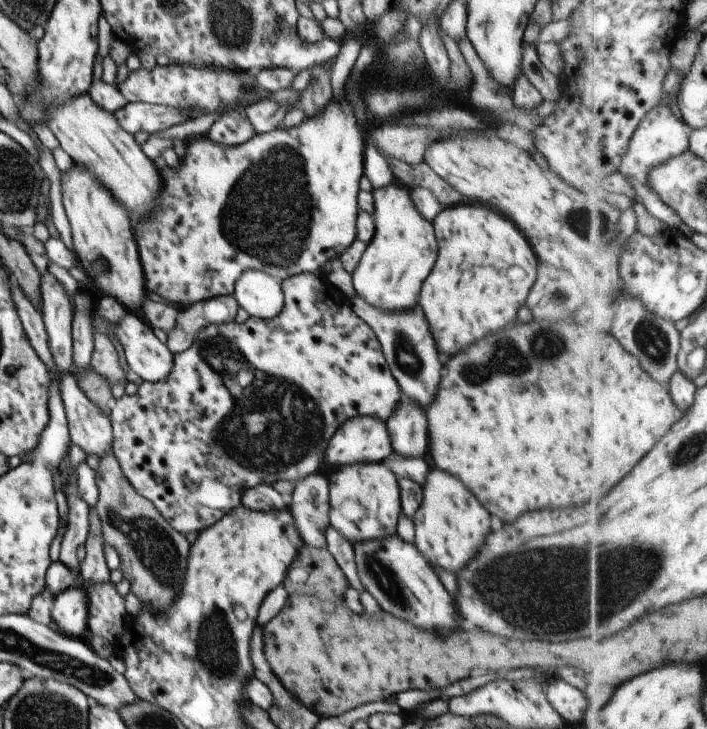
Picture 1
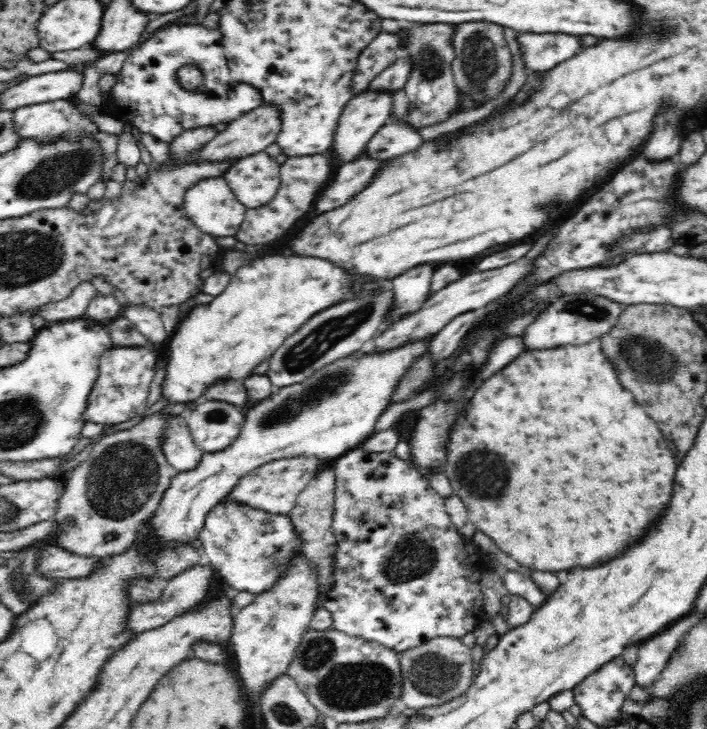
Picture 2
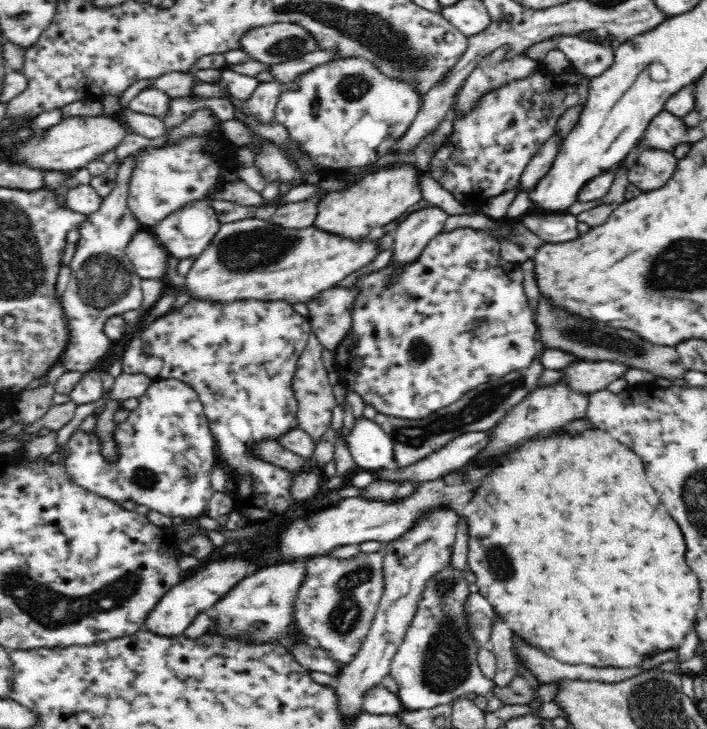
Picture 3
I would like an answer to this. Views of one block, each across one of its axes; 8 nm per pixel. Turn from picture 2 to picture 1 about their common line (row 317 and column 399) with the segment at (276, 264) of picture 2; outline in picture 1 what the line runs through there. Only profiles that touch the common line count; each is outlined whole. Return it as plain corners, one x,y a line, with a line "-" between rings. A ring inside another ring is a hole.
392,182
370,191
373,197
374,233
353,270
351,284
355,295
385,312
417,309
419,286
435,262
435,240
431,221
425,220
409,196
409,189

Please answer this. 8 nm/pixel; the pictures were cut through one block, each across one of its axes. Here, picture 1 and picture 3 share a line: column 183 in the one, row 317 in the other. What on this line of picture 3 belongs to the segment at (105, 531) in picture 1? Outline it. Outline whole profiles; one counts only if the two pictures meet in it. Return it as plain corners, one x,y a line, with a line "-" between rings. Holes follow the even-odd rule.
543,296
540,298
535,321
539,330
538,342
545,343
547,348
564,348
562,351
568,350
588,361
622,361
632,365
632,368
650,370
658,377
664,378
683,378
687,371
675,347
656,346
638,339
628,330
616,330
594,320
576,320
565,312
553,310

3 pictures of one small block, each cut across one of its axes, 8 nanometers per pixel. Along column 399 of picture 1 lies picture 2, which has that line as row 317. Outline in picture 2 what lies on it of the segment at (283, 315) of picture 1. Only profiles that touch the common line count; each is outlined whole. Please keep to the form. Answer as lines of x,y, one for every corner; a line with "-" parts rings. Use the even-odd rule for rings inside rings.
422,264
394,280
395,308
388,316
388,323
397,321
400,317
418,310
422,306
422,302
428,298
428,288
430,288
434,270
436,270
434,264

